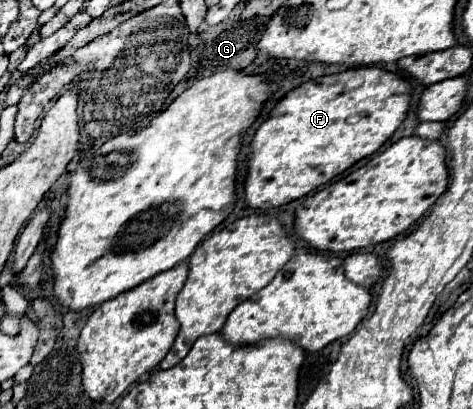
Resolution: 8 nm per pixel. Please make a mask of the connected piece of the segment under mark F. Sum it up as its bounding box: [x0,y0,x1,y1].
[243,68,411,210]

